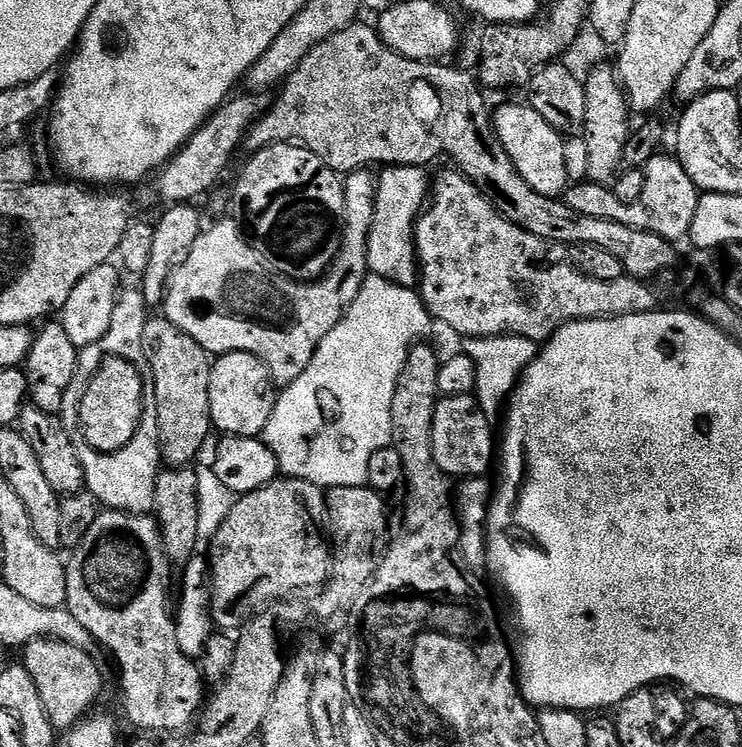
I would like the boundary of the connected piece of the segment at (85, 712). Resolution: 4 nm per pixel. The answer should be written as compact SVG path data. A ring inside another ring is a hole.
M42 639L25 644L22 655L24 669L34 678L42 706L57 730L75 728L93 711L92 703L99 698L104 680L100 677L99 666L88 657L85 649L61 640Z

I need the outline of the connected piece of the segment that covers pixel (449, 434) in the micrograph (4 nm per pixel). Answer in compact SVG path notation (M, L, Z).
M475 395L440 396L436 401L432 427L434 462L438 462L440 469L450 478L487 477L488 467L494 464L492 424L493 421L481 410Z

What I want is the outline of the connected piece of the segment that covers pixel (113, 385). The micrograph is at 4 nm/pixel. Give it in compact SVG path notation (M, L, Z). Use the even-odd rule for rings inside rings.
M119 359L107 361L93 379L81 406L84 436L87 437L89 446L119 450L140 421L145 403L146 393L140 389L138 374L132 371L132 367Z

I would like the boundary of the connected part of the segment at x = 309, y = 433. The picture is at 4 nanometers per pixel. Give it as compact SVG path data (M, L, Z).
M368 275L364 279L362 290L358 290L358 298L354 298L354 302L348 307L348 311L344 313L342 319L338 322L338 326L334 326L334 330L330 330L330 334L326 334L326 338L322 338L322 342L318 346L318 350L314 354L314 358L310 358L310 366L306 366L306 370L302 370L302 374L298 374L298 378L294 378L294 382L290 382L277 395L276 405L270 414L270 422L266 422L266 430L263 434L263 441L268 445L268 449L276 456L276 462L279 471L285 477L293 480L305 480L306 482L314 482L319 488L349 488L350 486L358 486L359 484L367 485L368 483L368 467L370 466L370 454L374 454L378 450L389 447L392 444L392 415L390 414L390 406L394 402L394 386L398 382L398 378L402 374L402 366L406 362L406 358L410 354L410 350L421 338L428 332L428 327L433 327L434 321L428 314L427 308L424 307L424 300L420 297L419 291L411 288L404 288L402 285L388 281L386 278L376 275Z

